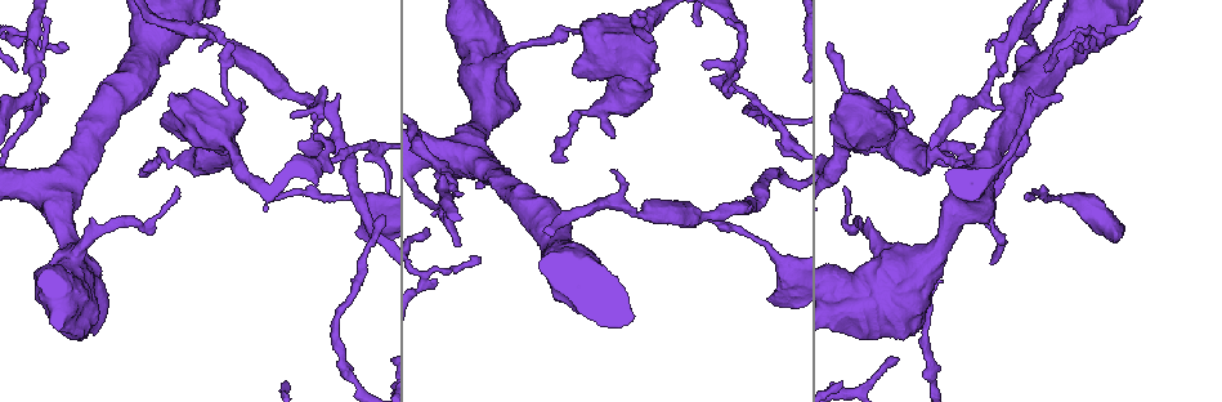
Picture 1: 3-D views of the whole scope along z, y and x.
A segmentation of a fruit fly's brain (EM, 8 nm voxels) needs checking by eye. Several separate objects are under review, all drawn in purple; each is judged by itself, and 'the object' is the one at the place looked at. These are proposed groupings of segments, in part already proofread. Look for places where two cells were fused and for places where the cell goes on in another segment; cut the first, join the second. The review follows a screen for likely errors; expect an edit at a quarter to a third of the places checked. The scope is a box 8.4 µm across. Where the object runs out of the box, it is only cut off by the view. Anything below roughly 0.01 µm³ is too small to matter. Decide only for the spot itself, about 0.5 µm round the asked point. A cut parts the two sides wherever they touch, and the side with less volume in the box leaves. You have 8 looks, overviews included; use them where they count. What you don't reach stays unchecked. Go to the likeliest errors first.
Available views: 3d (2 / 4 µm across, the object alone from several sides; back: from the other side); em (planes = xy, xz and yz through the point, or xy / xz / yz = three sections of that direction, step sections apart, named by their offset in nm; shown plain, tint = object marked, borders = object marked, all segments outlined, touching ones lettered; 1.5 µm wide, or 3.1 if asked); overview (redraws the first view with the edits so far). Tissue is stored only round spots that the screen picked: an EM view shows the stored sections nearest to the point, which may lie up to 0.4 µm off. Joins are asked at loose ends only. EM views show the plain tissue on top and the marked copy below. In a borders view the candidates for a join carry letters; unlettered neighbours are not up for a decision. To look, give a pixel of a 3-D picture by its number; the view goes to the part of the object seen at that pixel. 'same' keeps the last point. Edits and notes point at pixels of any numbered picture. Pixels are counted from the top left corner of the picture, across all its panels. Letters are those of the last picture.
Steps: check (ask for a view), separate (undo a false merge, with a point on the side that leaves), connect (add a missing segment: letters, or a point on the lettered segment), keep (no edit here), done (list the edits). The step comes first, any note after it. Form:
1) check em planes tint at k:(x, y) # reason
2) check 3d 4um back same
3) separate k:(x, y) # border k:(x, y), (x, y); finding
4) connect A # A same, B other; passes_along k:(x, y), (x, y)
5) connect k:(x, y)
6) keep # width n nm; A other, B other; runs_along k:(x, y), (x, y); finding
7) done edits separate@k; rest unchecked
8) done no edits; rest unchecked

check em planes borders at 1:(1026, 197) # tapers out

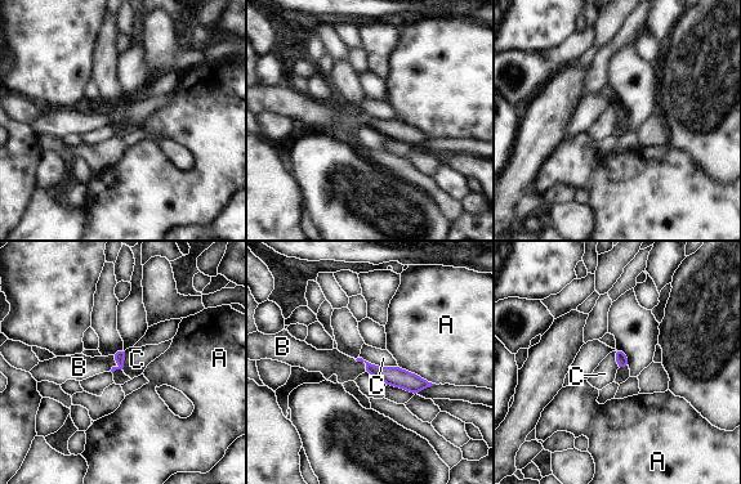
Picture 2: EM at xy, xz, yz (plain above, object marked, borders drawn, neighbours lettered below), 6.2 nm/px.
connect B # width 70 nm; A other, B same, C other; passes_along 2:(120, 355), (119, 364), (79, 367); the cell continues

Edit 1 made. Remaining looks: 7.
check em planes borders at 1:(843, 187) # thin end

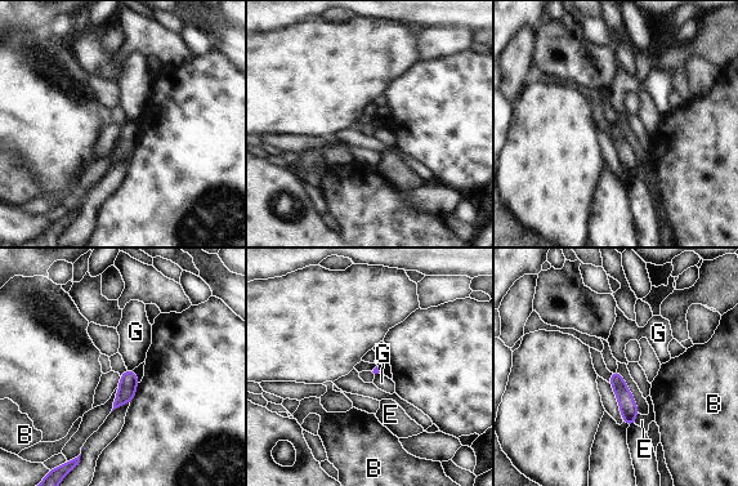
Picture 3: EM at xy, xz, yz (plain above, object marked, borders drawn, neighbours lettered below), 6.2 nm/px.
keep # B other, E other, G other; border 3:(128, 369), (132, 371); none of them fits

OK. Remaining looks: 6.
check 3d 2um at 1:(633, 215) # thin neck

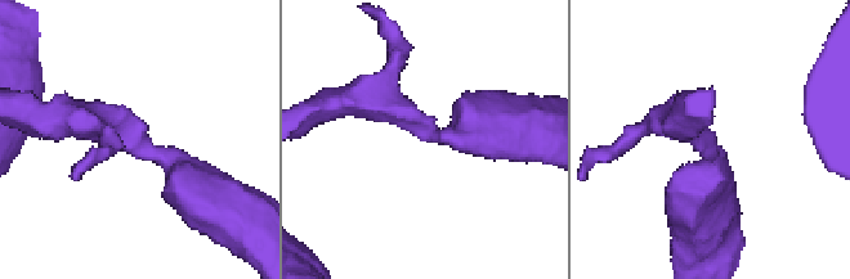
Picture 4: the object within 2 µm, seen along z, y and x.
check em planes tint at 4:(712, 146)

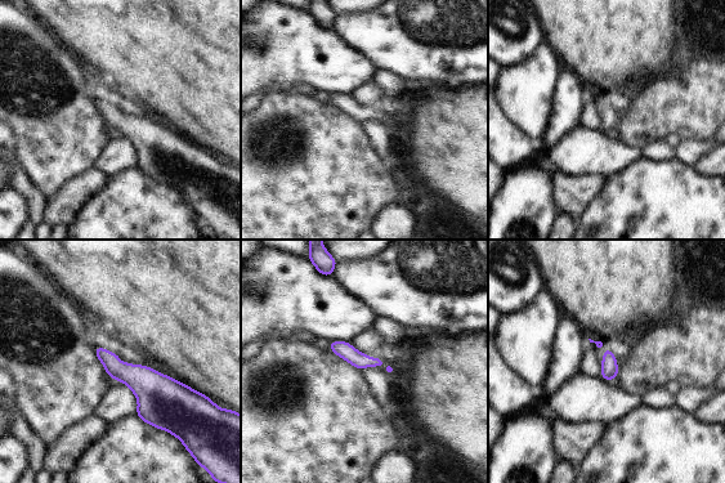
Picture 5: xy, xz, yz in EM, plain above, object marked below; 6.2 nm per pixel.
check em planes borders same

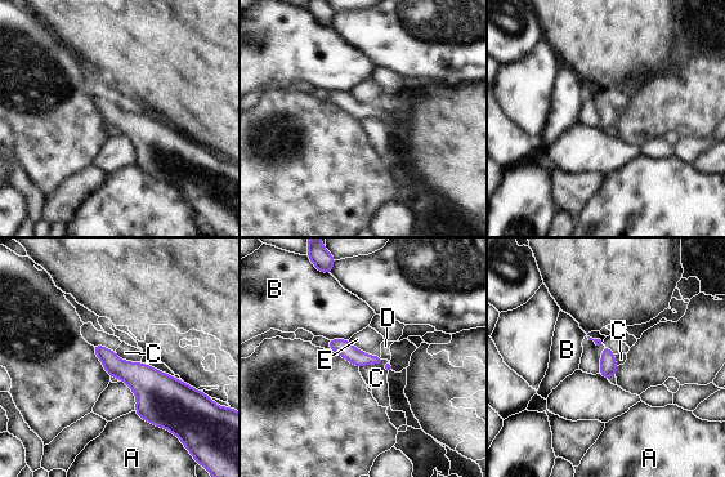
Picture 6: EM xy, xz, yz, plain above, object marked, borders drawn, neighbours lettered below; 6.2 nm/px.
keep # width 100 nm; longest_contact A 280 nm; A other, B other, C other, D other, E other; one cell here

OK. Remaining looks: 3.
done edits connect@2; rest unchecked

